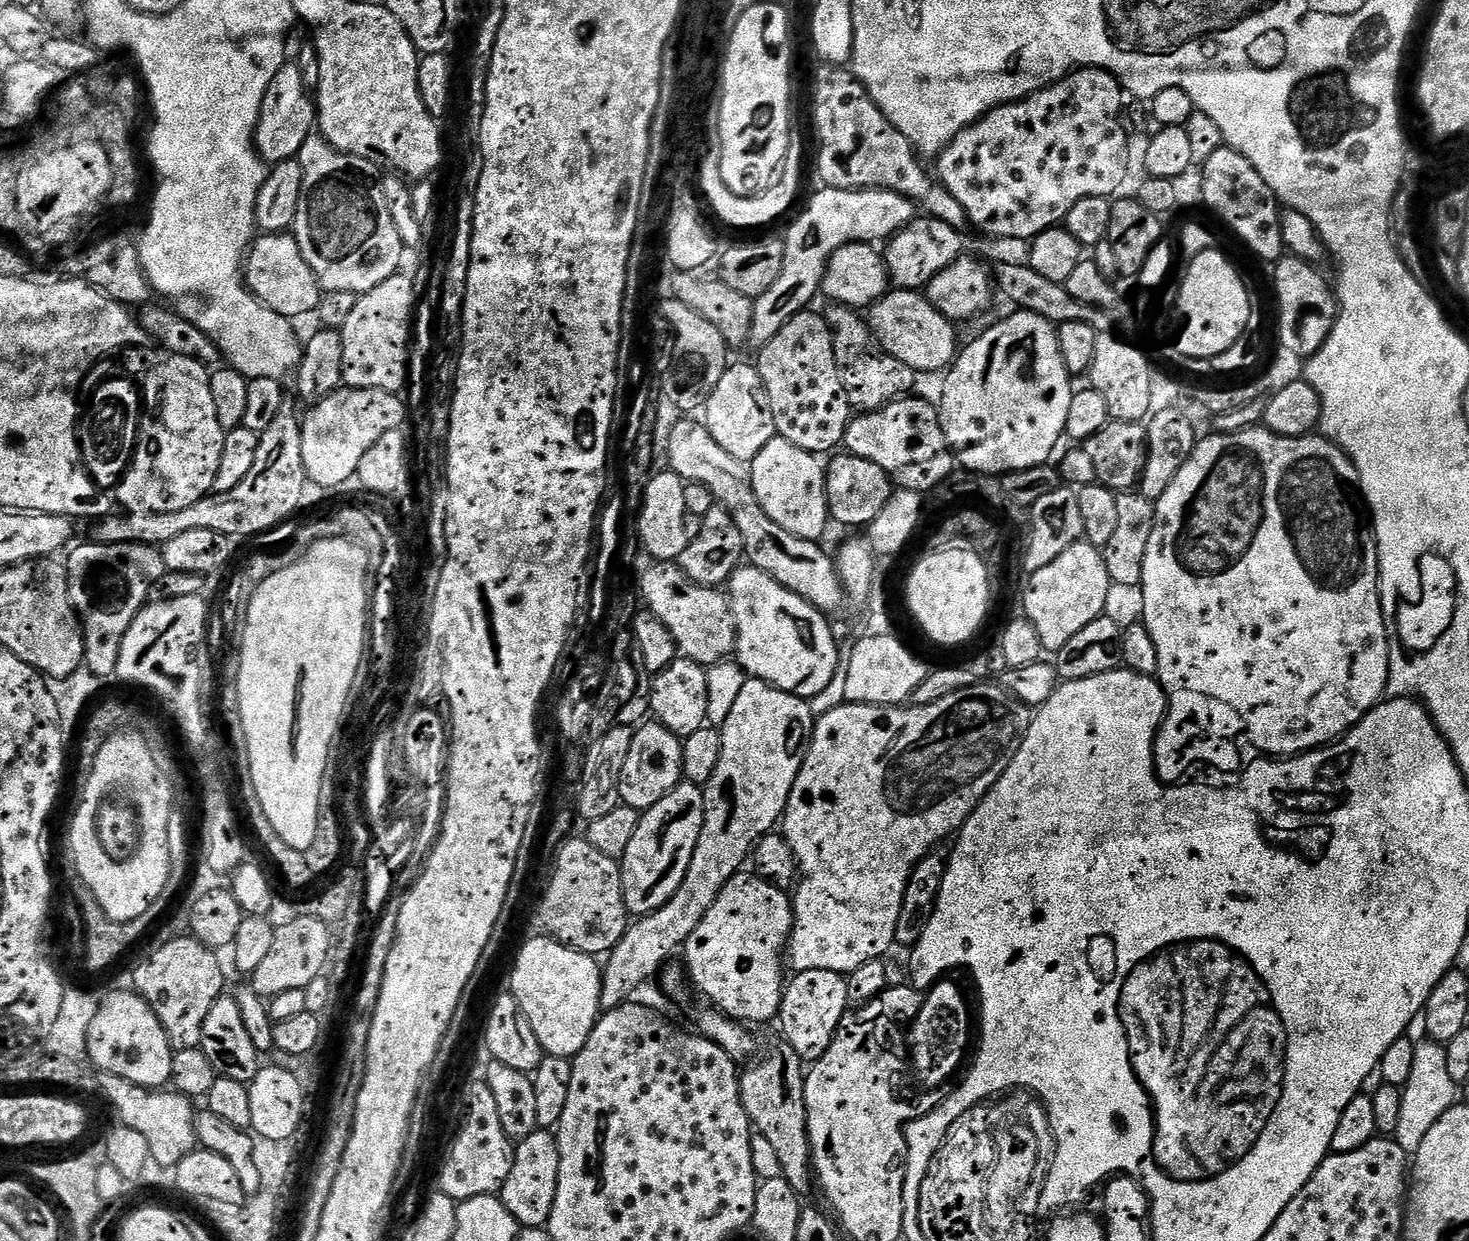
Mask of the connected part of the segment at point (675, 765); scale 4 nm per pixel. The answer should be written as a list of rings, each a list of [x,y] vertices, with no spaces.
[[[644,722],[632,733],[630,754],[626,758],[626,766],[622,766],[620,779],[620,799],[631,808],[647,810],[662,802],[670,790],[674,790],[682,782],[684,767],[682,766],[681,737],[676,736],[666,726],[655,722]]]

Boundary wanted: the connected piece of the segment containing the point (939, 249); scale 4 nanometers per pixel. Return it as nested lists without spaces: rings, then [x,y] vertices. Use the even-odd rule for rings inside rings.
[[[917,218],[907,228],[896,233],[887,241],[882,255],[888,265],[888,275],[891,283],[900,290],[924,290],[928,283],[950,262],[962,255],[965,251],[961,229],[946,226],[946,222],[931,218]],[[924,219],[924,220],[923,220]]]

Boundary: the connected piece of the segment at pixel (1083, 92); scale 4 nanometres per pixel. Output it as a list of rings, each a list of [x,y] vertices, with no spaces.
[[[1078,68],[1025,100],[990,110],[981,120],[961,130],[935,161],[939,183],[962,202],[973,229],[1000,240],[1030,242],[1047,228],[1063,225],[1082,198],[1114,196],[1126,173],[1129,131],[1119,122],[1125,108],[1126,93],[1116,77],[1100,68]]]

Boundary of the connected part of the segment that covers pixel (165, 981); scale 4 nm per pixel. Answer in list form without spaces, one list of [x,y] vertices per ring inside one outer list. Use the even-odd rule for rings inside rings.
[[[191,934],[160,944],[157,949],[133,970],[131,987],[147,1002],[150,1010],[154,1010],[158,1022],[162,1022],[162,1030],[166,1030],[173,1052],[198,1048],[202,1022],[206,1022],[210,1006],[214,1006],[214,1002],[226,992],[224,968],[216,957],[219,955]]]

